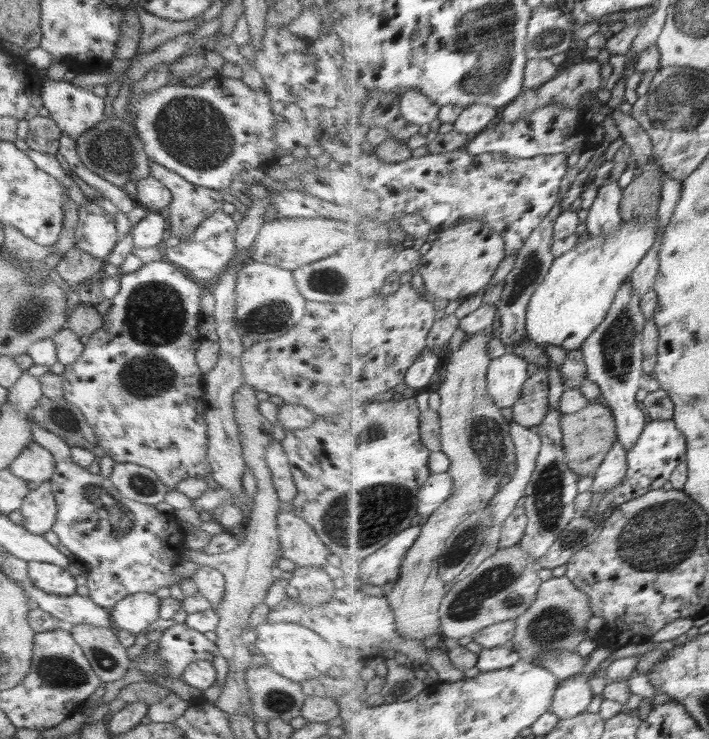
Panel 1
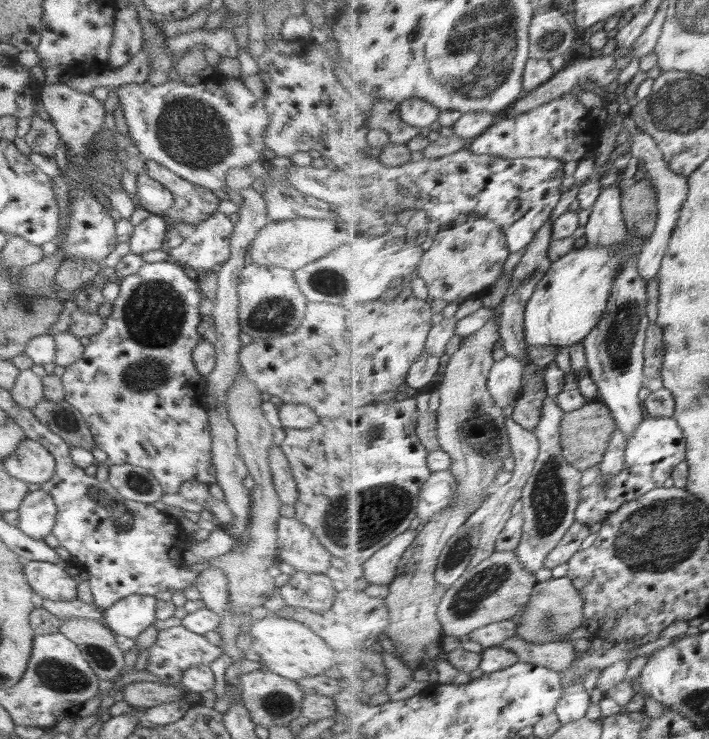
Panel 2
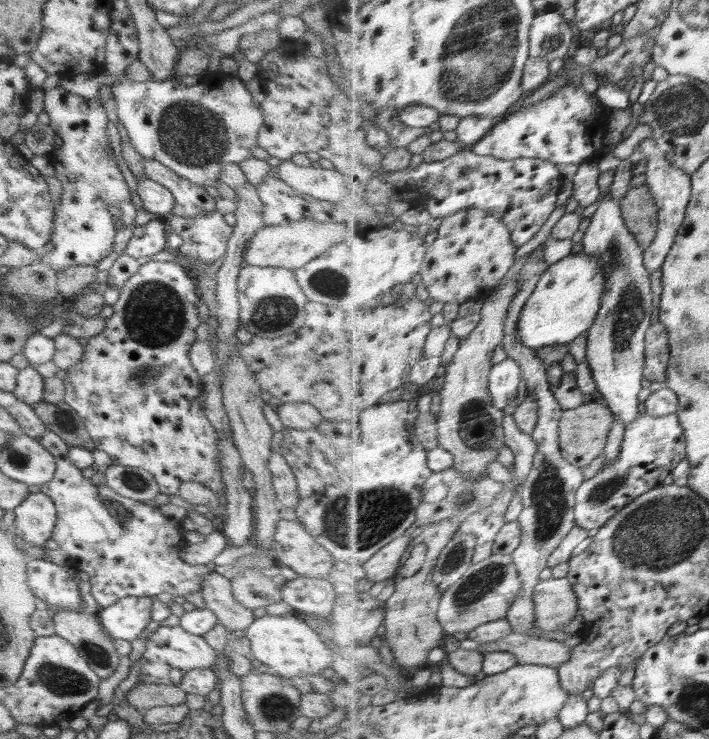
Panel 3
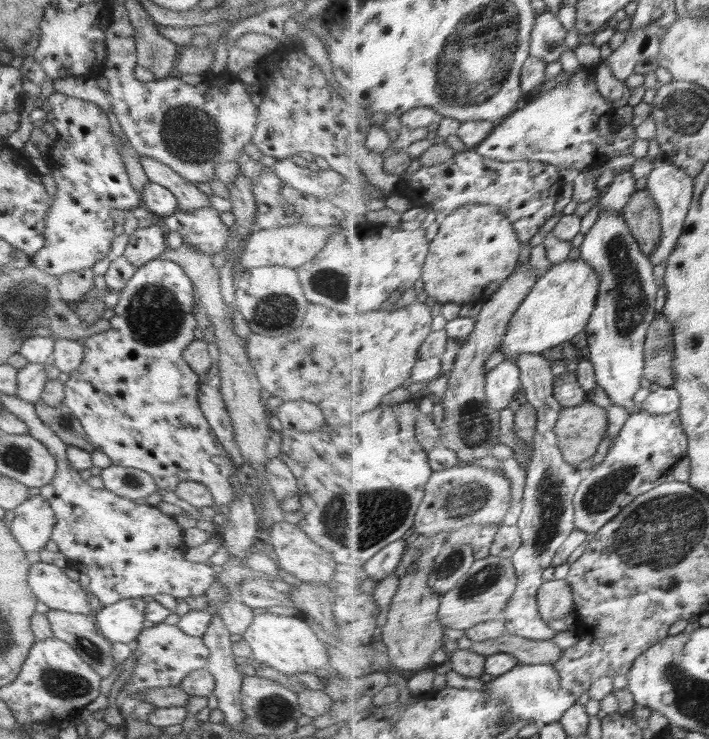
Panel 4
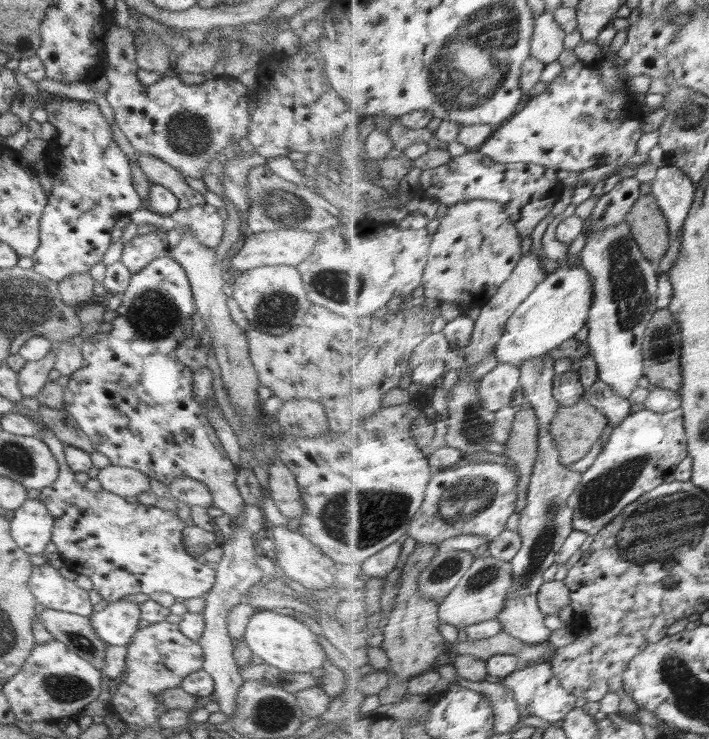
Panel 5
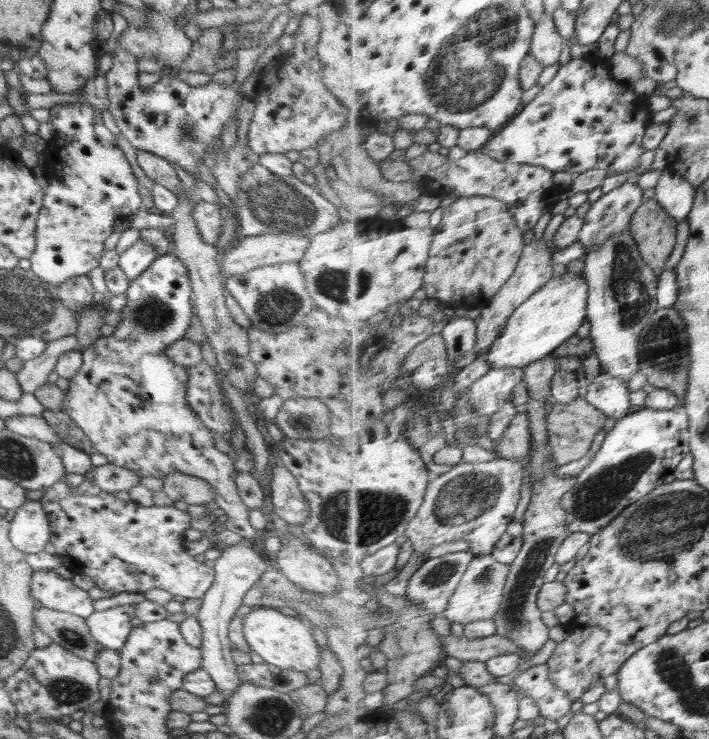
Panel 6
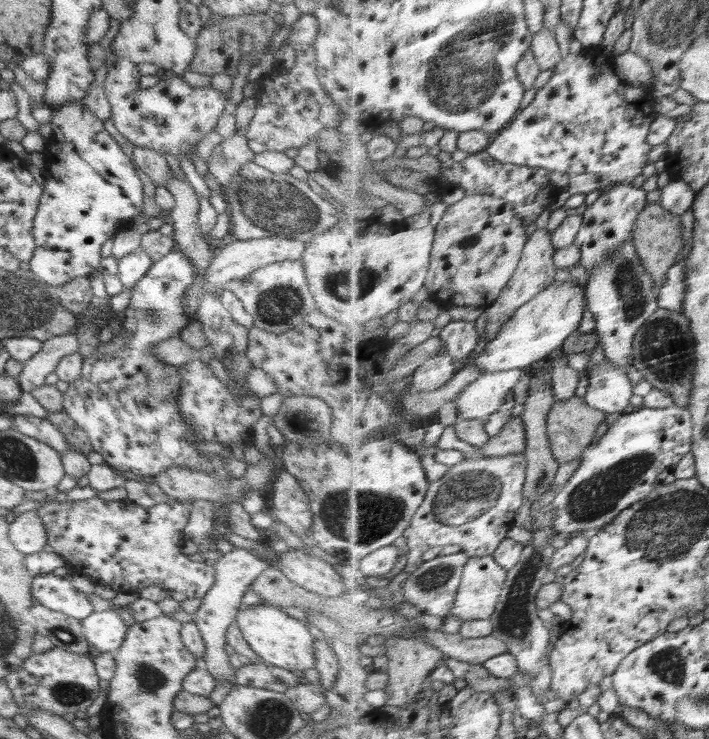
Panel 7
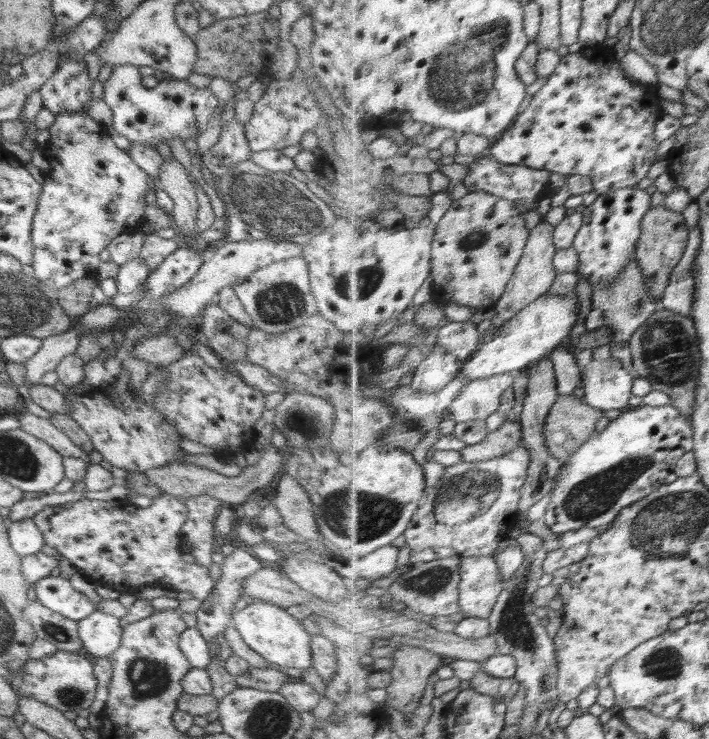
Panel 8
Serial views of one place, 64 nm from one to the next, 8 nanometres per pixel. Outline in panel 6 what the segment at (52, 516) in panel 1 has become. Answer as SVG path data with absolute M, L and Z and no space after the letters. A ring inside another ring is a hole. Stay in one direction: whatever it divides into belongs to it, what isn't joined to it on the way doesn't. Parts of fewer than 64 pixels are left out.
M27 500L10 515L10 540L27 555L44 551L50 531L50 521L40 501Z

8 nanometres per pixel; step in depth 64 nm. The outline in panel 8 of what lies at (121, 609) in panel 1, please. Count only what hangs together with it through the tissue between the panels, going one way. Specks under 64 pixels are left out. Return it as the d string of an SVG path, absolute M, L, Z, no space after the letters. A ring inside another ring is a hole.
M96 610L79 620L78 626L83 654L92 661L108 658L120 646L123 626L116 616Z

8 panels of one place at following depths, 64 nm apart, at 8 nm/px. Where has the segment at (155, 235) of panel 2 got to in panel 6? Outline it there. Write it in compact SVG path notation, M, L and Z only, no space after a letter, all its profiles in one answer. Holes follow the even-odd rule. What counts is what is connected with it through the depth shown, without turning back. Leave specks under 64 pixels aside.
M140 238L135 244L119 254L119 267L125 272L130 284L158 256L159 252L148 241Z

